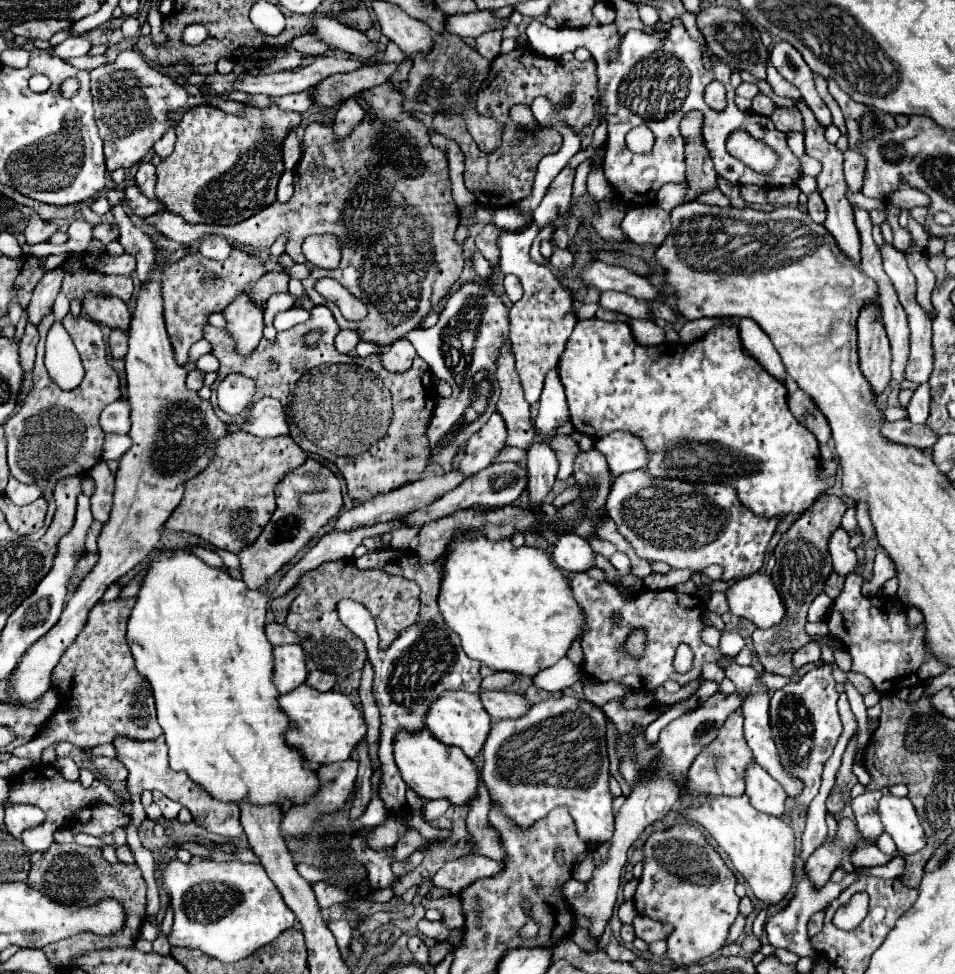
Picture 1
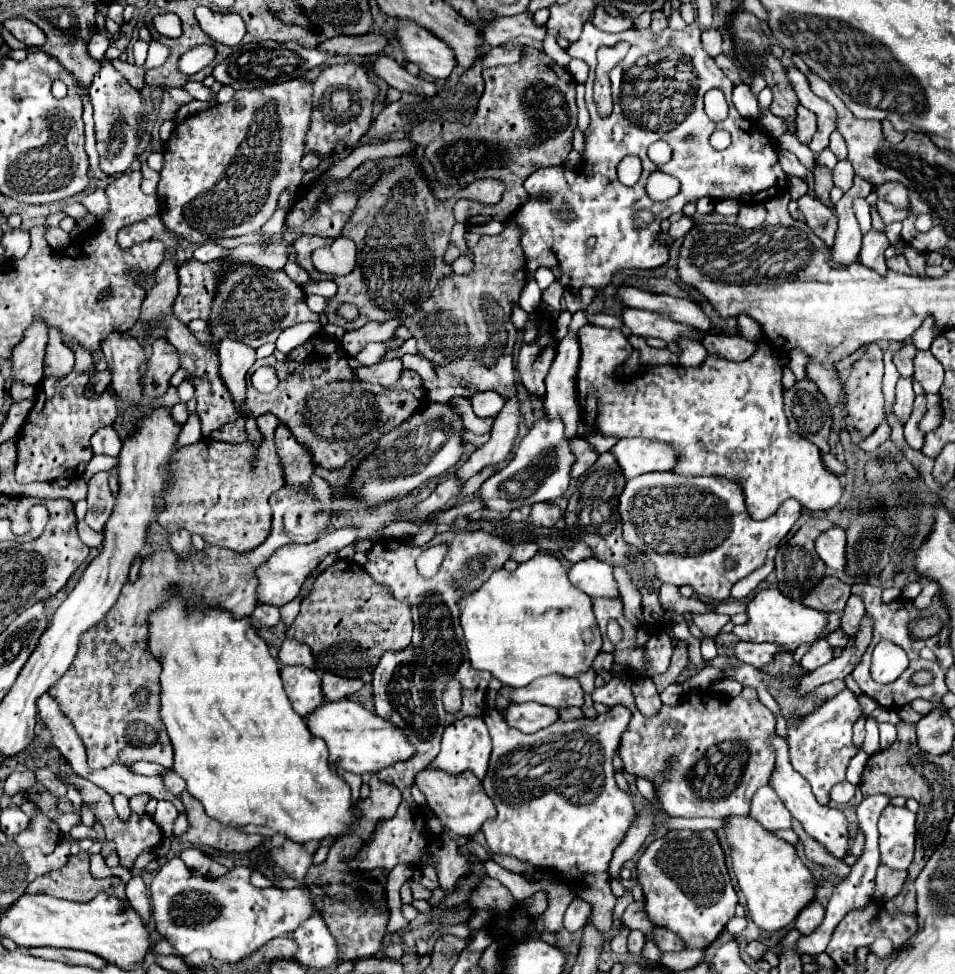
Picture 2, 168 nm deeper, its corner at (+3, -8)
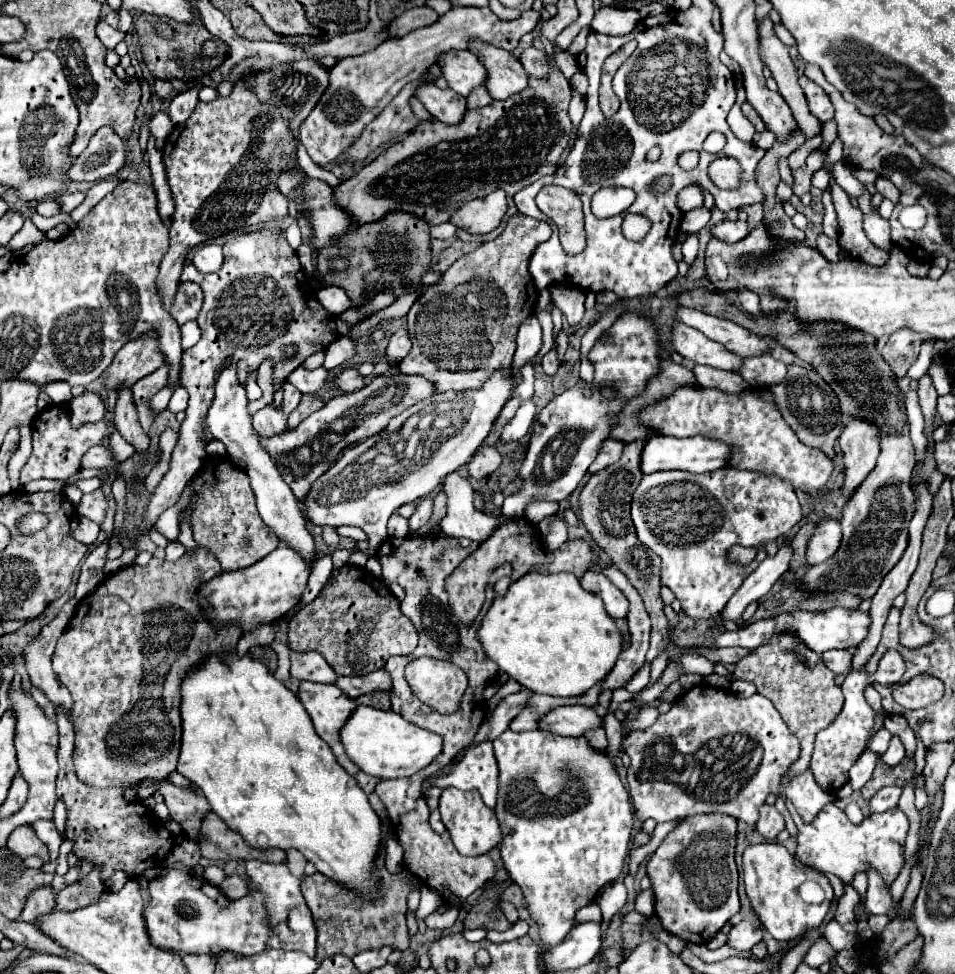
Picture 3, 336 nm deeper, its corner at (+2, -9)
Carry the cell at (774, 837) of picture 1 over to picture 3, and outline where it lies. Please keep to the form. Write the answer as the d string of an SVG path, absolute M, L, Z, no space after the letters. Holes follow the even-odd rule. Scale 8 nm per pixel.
M770 842L746 848L744 884L754 912L760 916L772 938L780 942L800 940L806 932L818 928L824 922L834 898L832 886L824 874L802 866L784 846Z

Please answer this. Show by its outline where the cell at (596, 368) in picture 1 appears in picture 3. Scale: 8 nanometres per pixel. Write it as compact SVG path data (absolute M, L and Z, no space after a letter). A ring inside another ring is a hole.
M682 386L664 402L644 408L640 418L650 430L660 434L676 438L702 434L706 438L726 442L734 448L732 468L758 470L786 478L794 484L794 488L810 496L818 496L826 490L826 482L834 470L834 464L828 456L824 456L824 452L818 452L798 440L794 430L788 428L776 410L770 394L760 390L746 390L742 396L728 396L720 390Z

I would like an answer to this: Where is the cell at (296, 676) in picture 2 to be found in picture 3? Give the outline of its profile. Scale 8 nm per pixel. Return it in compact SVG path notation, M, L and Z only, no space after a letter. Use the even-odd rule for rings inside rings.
M300 682L300 694L298 694L298 698L300 698L300 702L304 704L308 716L312 718L312 724L314 724L318 736L320 736L320 738L332 748L332 752L336 754L338 764L340 764L348 774L356 776L360 768L358 768L356 764L352 764L350 758L346 756L346 752L344 752L344 748L342 748L342 742L340 742L340 738L338 738L338 732L340 732L342 724L350 718L350 712L354 712L354 708L356 708L358 704L356 704L352 698L346 698L346 694L344 694L336 684L316 684L316 682Z

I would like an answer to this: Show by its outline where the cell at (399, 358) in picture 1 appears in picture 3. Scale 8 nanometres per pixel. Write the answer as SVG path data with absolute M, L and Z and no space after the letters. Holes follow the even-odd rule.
M344 368L338 376L332 378L330 386L336 390L342 390L342 392L354 392L364 386L364 378L354 368Z

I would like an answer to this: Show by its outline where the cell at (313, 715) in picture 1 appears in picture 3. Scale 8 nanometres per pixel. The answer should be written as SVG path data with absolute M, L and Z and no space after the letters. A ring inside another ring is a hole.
M358 706L340 732L346 754L362 772L376 778L404 778L426 768L442 752L442 736L418 728L396 712L384 712L372 706Z

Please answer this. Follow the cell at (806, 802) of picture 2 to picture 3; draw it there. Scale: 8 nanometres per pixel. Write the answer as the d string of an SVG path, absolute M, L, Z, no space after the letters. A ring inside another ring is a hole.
M790 800L785 801L788 812L792 814L796 826L798 826L798 846L796 846L796 858L810 868L816 868L818 872L834 874L838 876L846 886L852 884L856 872L868 872L868 868L876 870L884 884L890 886L896 876L900 874L904 866L904 842L908 836L910 822L906 814L898 808L886 810L882 814L872 814L862 820L860 826L852 824L844 810L840 810L834 802L826 804L820 814L814 818L812 824L804 824Z

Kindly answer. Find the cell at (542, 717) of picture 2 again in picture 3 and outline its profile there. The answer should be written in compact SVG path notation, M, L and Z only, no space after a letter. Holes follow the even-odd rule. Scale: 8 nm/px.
M562 706L540 720L540 730L550 730L560 736L584 736L588 730L602 728L602 718L594 708L586 706Z

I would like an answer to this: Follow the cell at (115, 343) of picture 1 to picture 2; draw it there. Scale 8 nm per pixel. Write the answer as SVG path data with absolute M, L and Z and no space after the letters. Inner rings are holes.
M105 369L105 371L99 371L93 379L91 379L91 389L89 389L89 395L97 395L101 391L107 389L107 385L111 383L111 369Z

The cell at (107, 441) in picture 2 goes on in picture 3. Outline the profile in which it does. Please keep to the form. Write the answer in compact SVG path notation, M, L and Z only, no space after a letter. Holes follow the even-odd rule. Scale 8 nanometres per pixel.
M92 446L86 456L82 458L80 468L88 470L88 468L104 468L104 466L112 466L112 454L108 448L104 446Z

